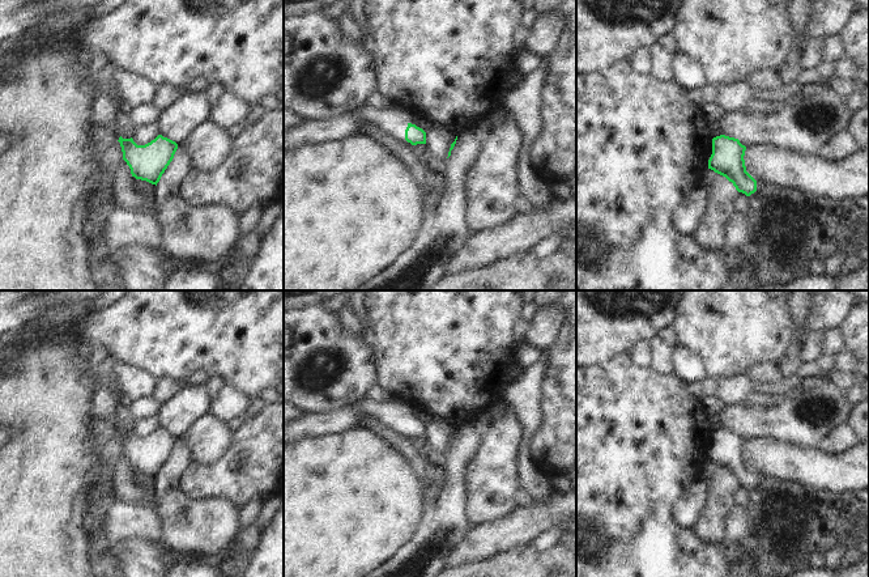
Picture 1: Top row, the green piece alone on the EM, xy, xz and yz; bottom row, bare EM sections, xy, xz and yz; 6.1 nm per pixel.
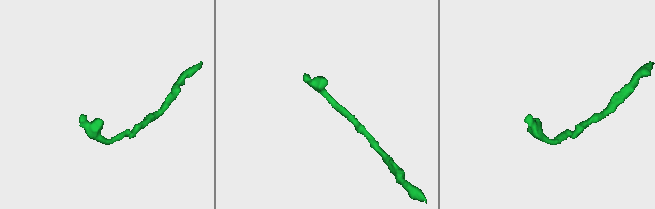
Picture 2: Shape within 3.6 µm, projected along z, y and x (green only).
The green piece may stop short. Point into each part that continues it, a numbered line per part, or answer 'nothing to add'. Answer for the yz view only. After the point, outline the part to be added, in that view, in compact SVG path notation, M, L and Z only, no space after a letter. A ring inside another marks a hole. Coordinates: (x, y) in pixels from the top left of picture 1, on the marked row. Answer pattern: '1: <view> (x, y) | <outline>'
nothing to add

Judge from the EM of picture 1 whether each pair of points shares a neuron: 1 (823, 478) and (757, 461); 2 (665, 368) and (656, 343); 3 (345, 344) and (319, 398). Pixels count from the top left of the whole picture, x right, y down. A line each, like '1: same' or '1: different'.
1: same
2: same
3: same

